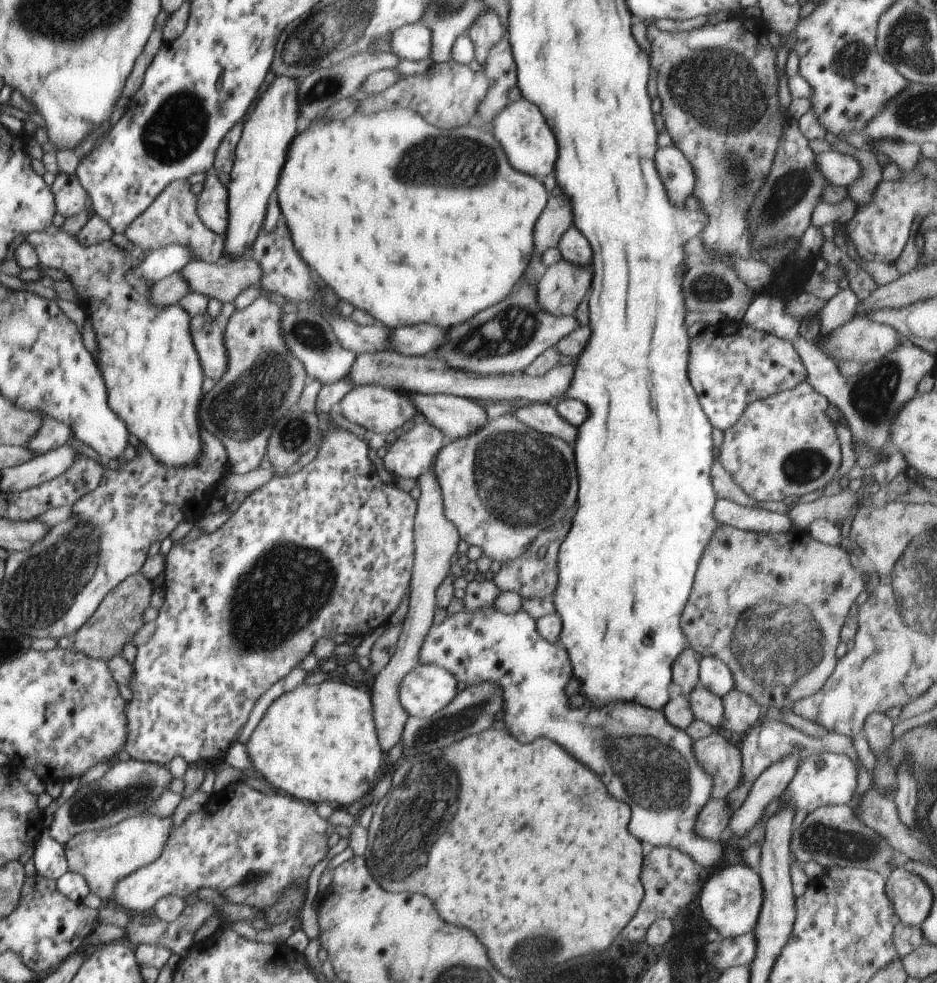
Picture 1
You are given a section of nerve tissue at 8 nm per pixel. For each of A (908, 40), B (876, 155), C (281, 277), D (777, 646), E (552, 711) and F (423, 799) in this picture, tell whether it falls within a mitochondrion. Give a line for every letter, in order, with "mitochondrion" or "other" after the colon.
A: mitochondrion
B: other
C: other
D: mitochondrion
E: mitochondrion
F: mitochondrion

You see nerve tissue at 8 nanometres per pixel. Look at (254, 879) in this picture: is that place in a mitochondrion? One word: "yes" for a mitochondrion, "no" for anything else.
yes

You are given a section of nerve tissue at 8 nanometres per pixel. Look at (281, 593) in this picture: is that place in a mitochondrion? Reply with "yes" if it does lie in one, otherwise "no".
yes

